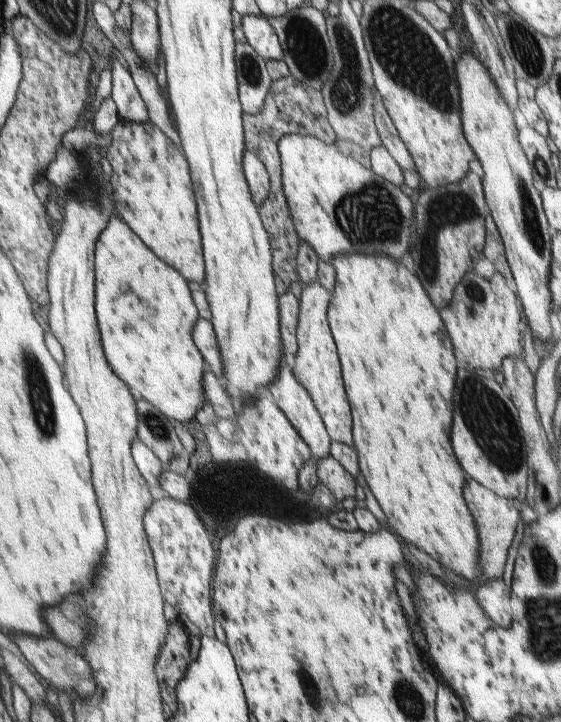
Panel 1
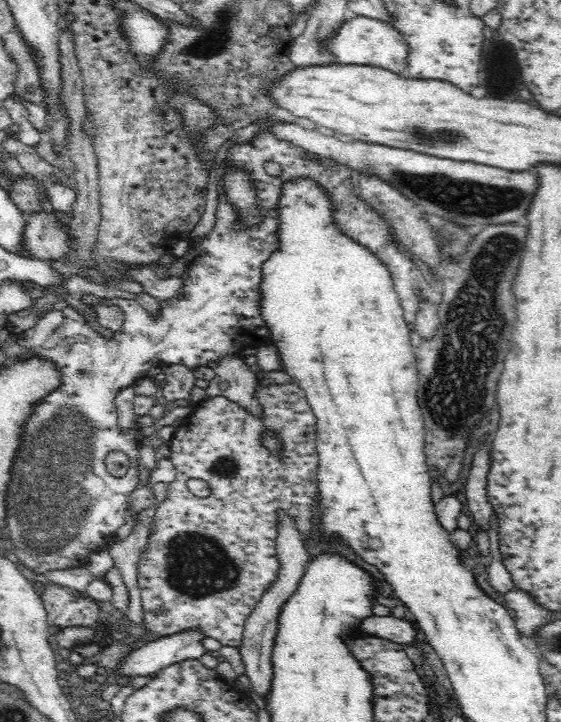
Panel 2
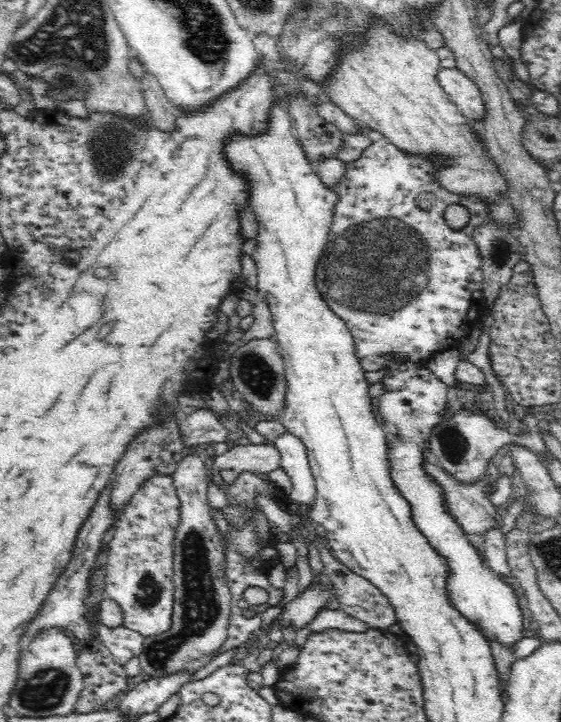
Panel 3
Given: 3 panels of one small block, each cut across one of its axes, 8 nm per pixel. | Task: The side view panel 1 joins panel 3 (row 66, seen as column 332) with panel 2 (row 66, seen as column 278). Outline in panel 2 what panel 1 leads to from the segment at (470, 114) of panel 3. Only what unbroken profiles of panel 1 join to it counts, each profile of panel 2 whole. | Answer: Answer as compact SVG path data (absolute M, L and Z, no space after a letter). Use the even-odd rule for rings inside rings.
M360 14L352 18L344 18L342 24L331 32L331 35L317 38L319 48L327 50L332 57L341 63L360 63L396 71L399 73L405 66L405 56L408 54L403 38L397 34L392 25Z

